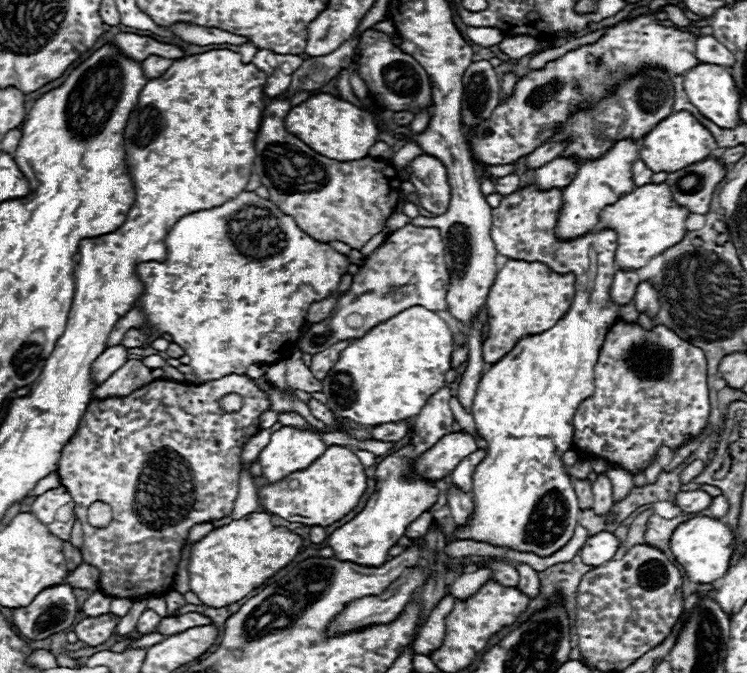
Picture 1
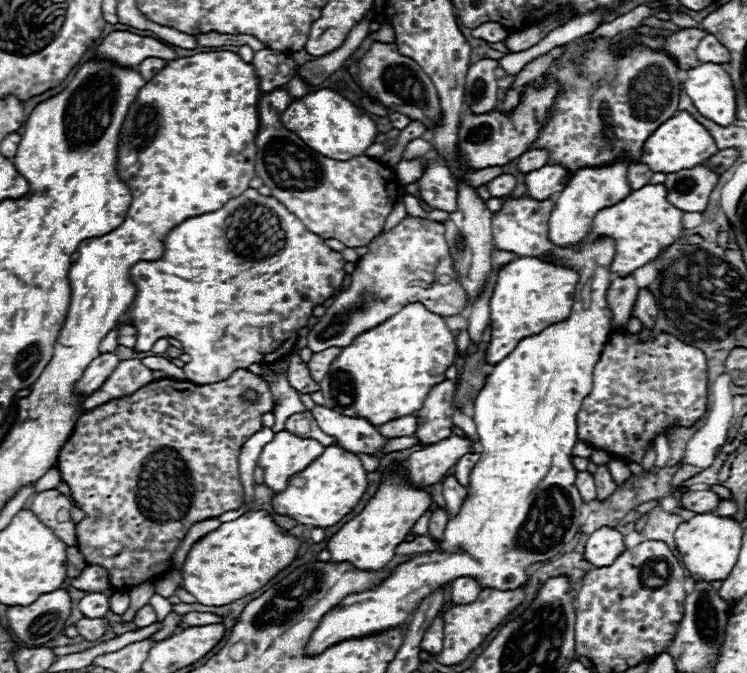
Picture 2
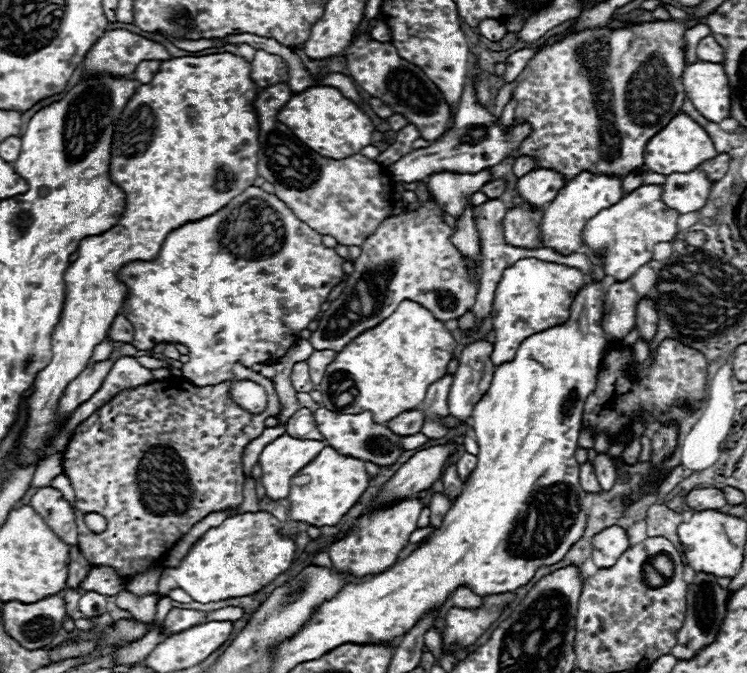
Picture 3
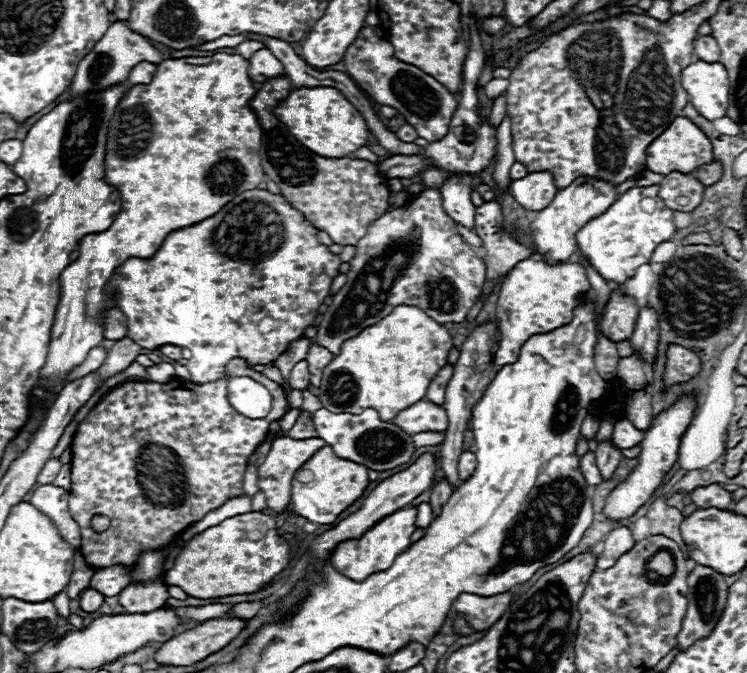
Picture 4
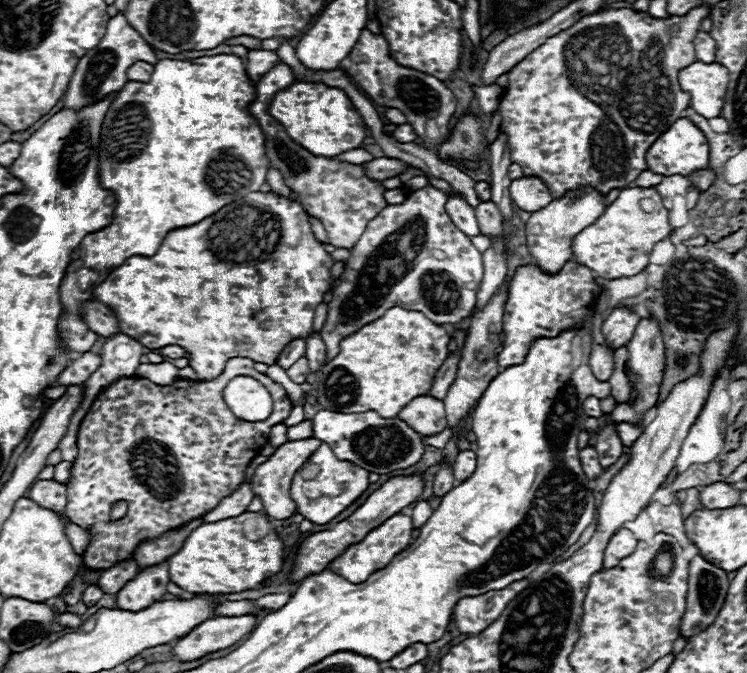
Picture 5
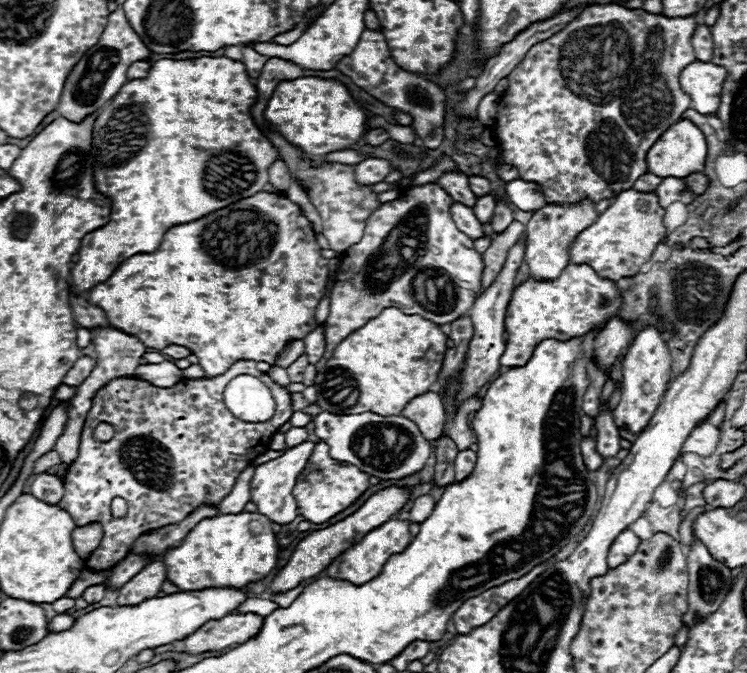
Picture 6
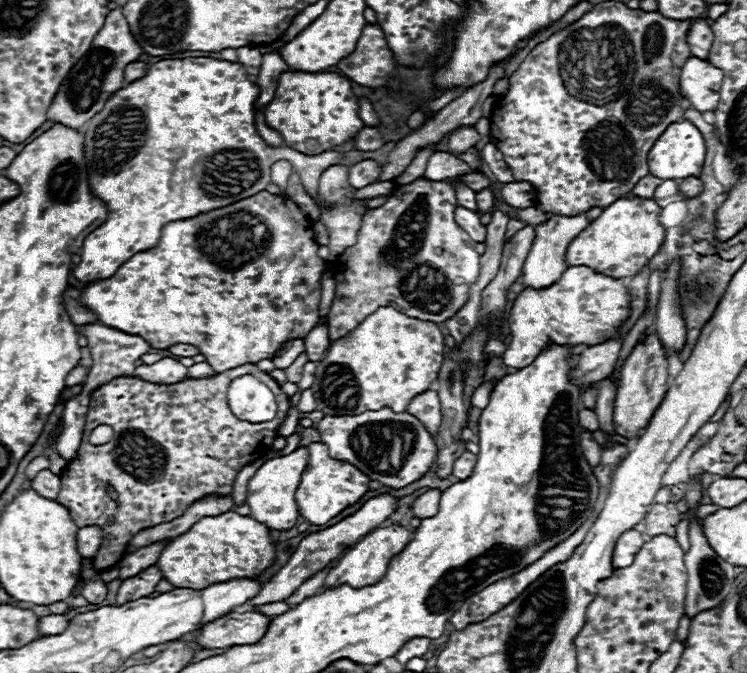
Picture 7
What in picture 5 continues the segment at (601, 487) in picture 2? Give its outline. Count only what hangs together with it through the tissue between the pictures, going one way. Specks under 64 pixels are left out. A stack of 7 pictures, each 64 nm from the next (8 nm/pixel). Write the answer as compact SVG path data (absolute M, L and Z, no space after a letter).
M604 424L596 432L596 452L600 454L600 466L608 468L622 454L622 442L616 432L616 424Z

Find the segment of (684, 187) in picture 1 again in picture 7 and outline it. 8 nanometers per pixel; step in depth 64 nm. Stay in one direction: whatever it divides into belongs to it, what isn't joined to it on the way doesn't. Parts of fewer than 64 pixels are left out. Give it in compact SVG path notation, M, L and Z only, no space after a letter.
M664 180L664 182L654 190L654 196L652 196L652 198L656 200L656 204L658 204L660 208L664 208L664 206L670 204L670 202L684 200L682 194L678 192L678 182L676 182L676 180Z

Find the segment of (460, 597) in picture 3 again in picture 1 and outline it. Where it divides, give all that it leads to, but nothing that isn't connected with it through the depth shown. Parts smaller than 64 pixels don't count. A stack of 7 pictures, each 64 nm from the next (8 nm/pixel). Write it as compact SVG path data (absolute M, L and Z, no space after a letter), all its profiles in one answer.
M476 570L476 572L470 572L470 574L462 574L452 584L452 592L450 594L454 598L458 598L458 600L466 600L472 594L476 594L486 580L488 580L488 570Z

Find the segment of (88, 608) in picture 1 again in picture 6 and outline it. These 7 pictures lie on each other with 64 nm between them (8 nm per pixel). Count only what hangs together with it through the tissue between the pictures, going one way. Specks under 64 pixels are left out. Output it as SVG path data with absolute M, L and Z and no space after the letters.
M96 584L96 586L88 586L82 594L82 598L88 602L88 604L94 604L94 602L100 602L104 598L104 590L106 586L104 584Z

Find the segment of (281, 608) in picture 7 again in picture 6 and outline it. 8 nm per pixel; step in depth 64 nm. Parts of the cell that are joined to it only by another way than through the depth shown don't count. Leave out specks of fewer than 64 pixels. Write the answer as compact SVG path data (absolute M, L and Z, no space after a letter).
M248 598L248 602L244 602L242 606L238 606L240 612L254 612L254 614L260 614L260 616L268 616L276 608L280 608L276 602L262 600L262 598Z

